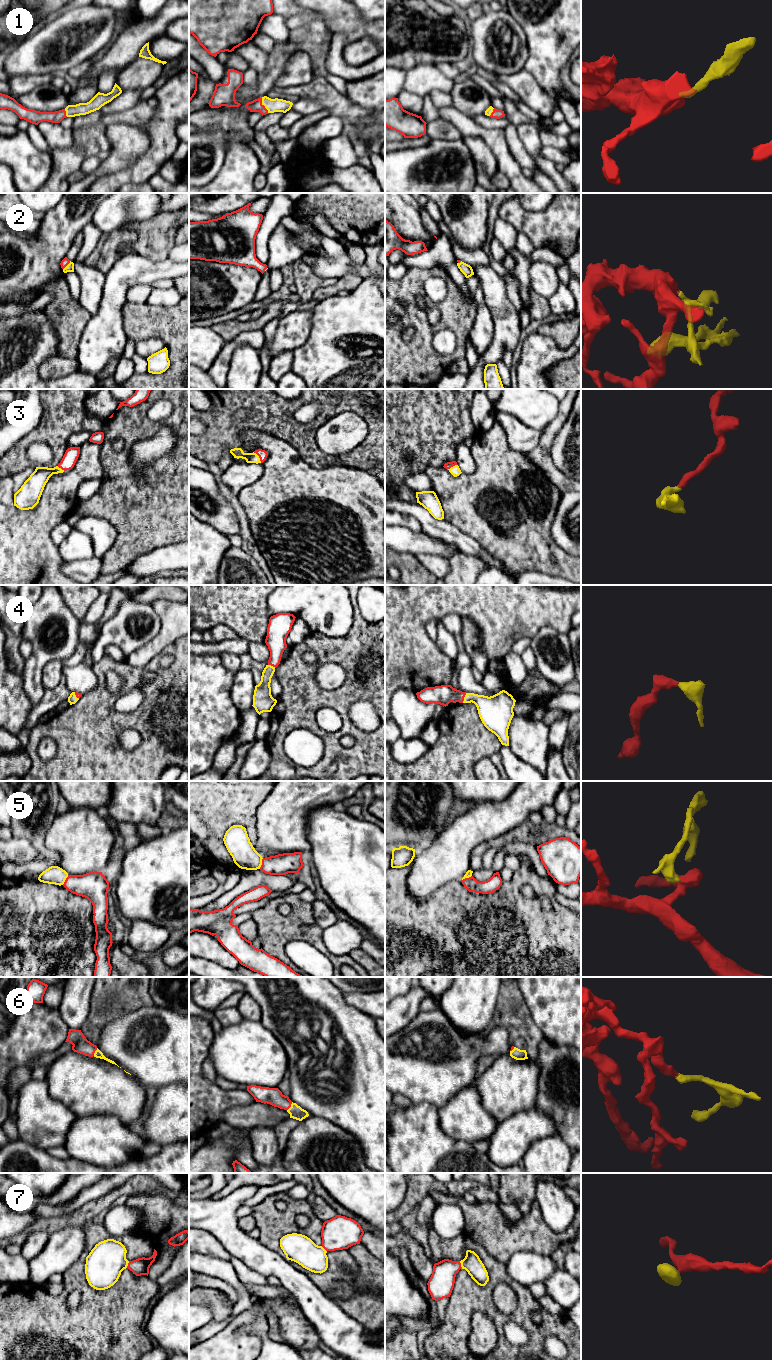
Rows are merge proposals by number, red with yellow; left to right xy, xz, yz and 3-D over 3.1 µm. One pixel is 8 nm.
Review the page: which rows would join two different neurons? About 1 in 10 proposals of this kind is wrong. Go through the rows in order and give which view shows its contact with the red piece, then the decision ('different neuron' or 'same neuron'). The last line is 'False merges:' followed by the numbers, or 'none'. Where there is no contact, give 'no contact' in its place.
1: xz | same neuron
2: xy | same neuron
3: xz | same neuron
4: yz | same neuron
5: xz | different neuron
6: xz | same neuron
7: xy | same neuron
False merges: 5

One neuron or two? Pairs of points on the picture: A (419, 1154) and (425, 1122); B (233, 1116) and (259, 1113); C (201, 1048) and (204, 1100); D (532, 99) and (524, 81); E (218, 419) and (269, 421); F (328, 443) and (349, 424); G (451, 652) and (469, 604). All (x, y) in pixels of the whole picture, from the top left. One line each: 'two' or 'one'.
A: one
B: one
C: one
D: one
E: one
F: one
G: two

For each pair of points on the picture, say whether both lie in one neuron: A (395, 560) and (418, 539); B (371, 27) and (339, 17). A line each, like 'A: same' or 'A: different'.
A: different
B: same

